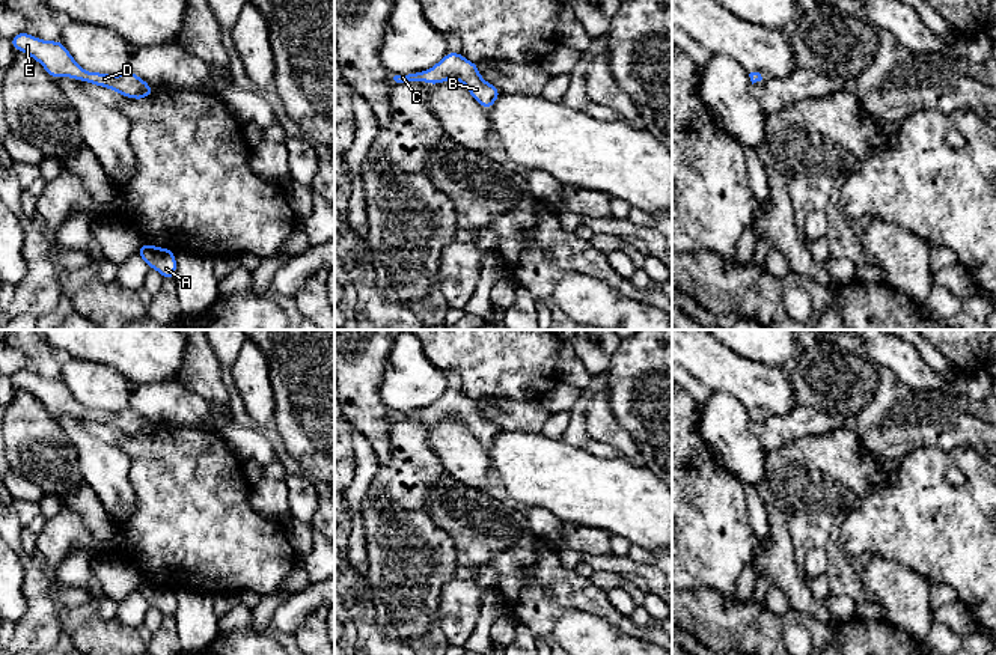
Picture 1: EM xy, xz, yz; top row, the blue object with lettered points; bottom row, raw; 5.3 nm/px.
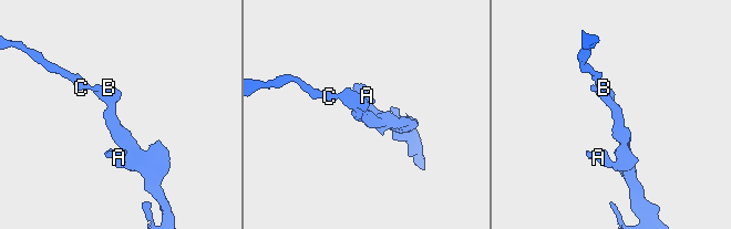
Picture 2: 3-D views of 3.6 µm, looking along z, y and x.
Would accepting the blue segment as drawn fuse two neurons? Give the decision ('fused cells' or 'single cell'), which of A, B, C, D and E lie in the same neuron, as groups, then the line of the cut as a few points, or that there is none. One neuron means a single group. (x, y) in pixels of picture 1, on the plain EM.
single cell; groups A B C D E; cut none

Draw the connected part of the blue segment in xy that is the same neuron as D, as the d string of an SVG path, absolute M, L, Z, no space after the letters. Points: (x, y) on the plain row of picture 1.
M21 369L11 375L11 381L17 388L23 388L39 399L51 416L69 414L87 419L89 422L113 426L133 437L148 435L154 429L145 417L130 407L119 413L87 410L72 396L62 378L44 378Z

